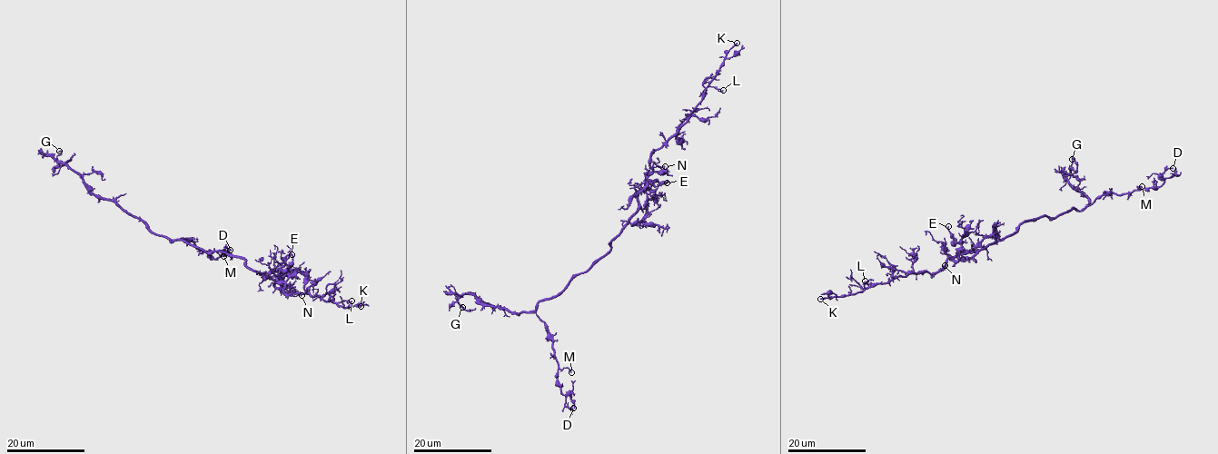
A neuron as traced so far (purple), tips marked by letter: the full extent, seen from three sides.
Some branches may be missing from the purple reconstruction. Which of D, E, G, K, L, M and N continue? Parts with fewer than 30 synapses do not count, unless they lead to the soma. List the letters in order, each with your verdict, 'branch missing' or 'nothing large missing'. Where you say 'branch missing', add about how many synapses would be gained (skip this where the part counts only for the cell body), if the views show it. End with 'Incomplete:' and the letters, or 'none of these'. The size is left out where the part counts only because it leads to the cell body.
D: nothing large missing
E: nothing large missing
G: nothing large missing
K: branch missing
L: nothing large missing
M: nothing large missing
N: nothing large missing
Incomplete: K

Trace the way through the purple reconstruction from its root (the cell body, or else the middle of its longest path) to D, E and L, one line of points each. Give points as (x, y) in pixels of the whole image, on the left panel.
D: (243, 259), (218, 251), (207, 253), (170, 239), (193, 241), (217, 259), (224, 250), (230, 250)
E: (243, 259), (250, 268), (262, 274), (282, 272), (282, 282), (277, 275), (289, 267), (292, 254)
L: (243, 259), (250, 268), (275, 281), (276, 287), (284, 284), (282, 291), (288, 294), (351, 301)

